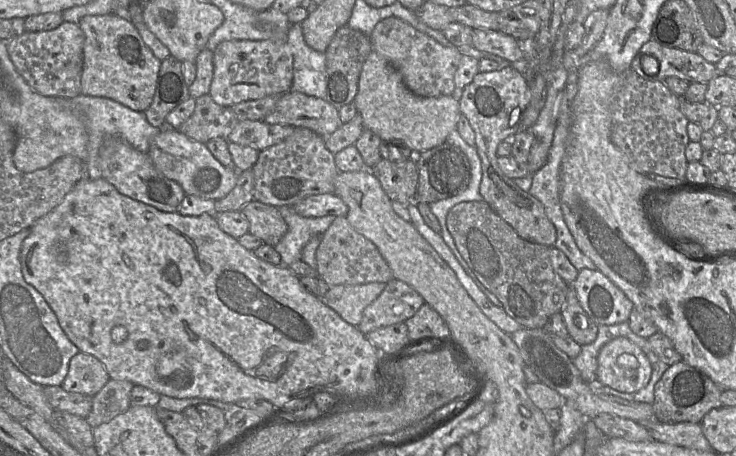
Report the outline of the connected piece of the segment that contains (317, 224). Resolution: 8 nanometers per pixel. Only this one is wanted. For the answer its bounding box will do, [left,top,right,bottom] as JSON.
[274,206,335,267]

